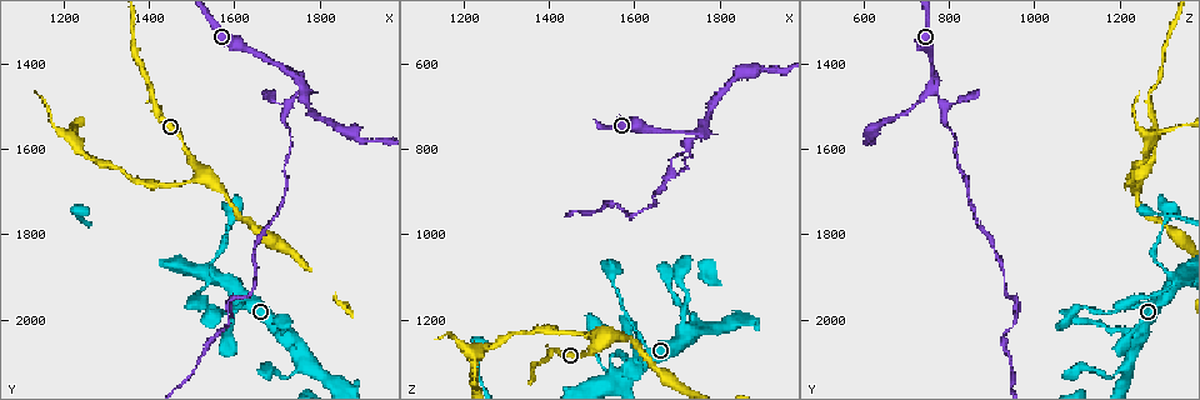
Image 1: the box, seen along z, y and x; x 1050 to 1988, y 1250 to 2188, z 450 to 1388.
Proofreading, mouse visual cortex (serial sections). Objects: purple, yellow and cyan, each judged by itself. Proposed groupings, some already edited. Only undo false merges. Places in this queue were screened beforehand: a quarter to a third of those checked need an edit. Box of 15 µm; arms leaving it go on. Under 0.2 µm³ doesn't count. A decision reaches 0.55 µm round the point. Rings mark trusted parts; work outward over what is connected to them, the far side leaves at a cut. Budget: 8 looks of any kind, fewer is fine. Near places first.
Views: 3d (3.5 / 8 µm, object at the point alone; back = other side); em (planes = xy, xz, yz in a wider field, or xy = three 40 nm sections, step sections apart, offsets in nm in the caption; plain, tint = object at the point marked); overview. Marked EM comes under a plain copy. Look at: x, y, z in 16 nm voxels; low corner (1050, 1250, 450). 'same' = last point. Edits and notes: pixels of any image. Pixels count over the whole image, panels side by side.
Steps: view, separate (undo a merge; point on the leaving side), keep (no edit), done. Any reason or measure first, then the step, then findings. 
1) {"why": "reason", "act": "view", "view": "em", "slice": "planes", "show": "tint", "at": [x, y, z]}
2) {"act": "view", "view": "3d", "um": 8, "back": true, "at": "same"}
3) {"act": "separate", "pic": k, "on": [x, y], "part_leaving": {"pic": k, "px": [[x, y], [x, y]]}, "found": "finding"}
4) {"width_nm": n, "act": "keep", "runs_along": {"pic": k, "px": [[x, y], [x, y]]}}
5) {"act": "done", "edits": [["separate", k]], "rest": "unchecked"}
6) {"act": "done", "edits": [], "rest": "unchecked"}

{"why": "sudden change in width", "act": "view", "view": "3d", "um": 8, "at": [1545, 1880, 1300]}

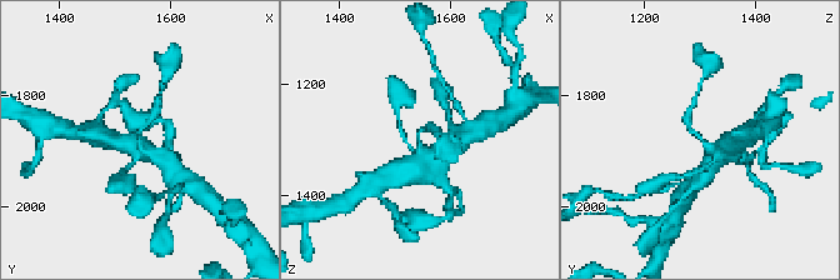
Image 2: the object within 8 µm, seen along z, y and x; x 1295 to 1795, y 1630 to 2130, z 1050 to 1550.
{"arm_widths_nm": [200, 450], "act": "view", "view": "em", "slice": "xy", "step": 3, "show": "tint", "at": [1540, 1880, 1300]}

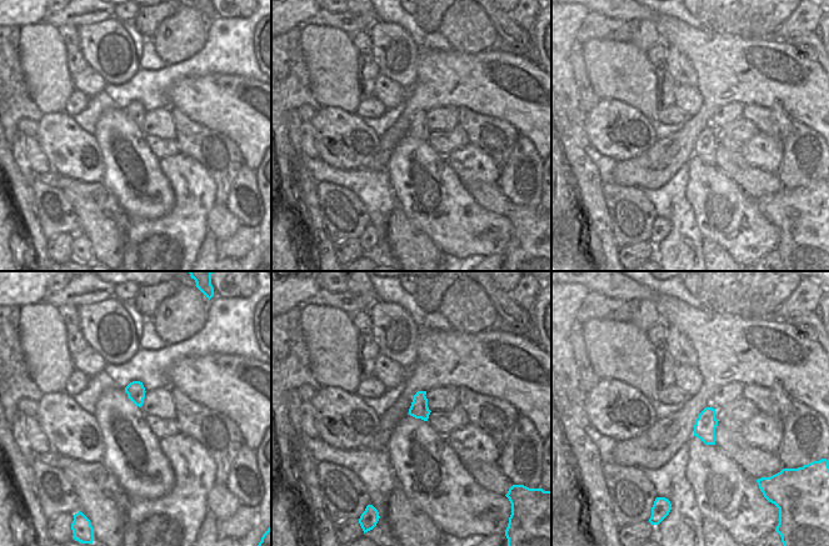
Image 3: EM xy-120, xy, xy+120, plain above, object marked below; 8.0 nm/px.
{"act": "keep", "runs_along": {"pic": 2, "px": [[719, 155], [690, 129], [690, 110]]}, "found": "one cell here"}

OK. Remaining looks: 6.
{"why": "small branch off a trunk", "act": "view", "view": "3d", "um": 3.5, "at": [1525, 1655, 1250]}

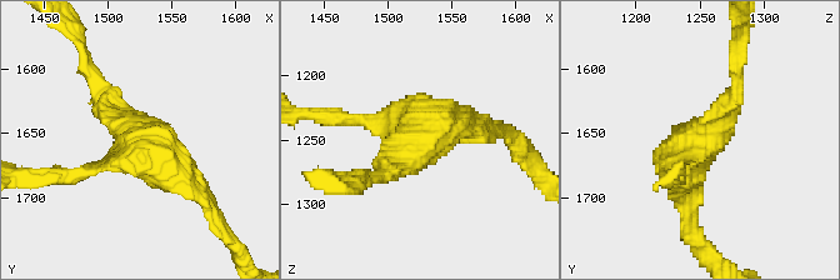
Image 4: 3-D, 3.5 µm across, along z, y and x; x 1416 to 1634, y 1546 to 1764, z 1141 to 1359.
{"why": "need the tissue", "act": "view", "view": "em", "slice": "xy", "step": 1, "show": "tint", "at": [1520, 1656, 1250]}

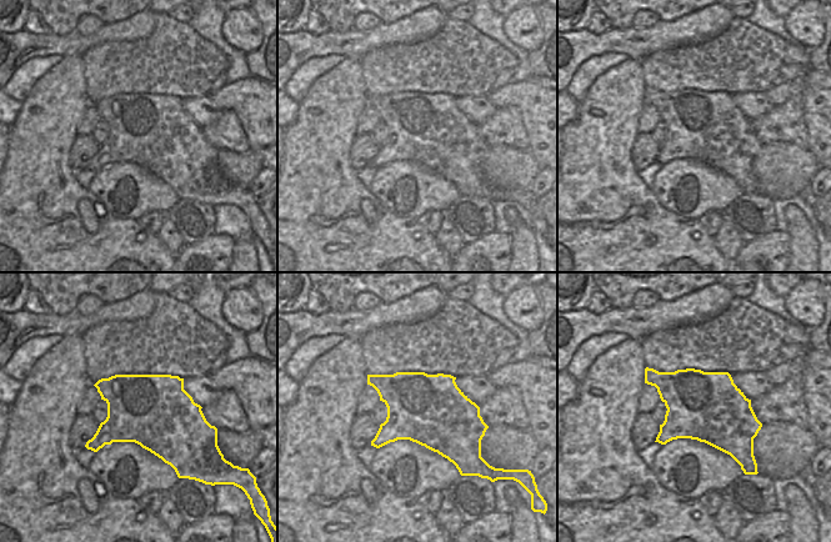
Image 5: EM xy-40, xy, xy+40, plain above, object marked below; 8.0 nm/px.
{"act": "separate", "pic": 4, "on": [338, 111], "part_leaving": {"pic": 4, "px": [[394, 129], [313, 115]]}, "found": "two cells meet here"}

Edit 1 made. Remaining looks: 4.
{"why": "branch point", "act": "view", "view": "3d", "um": 3.5, "at": [1765, 1455, 765]}

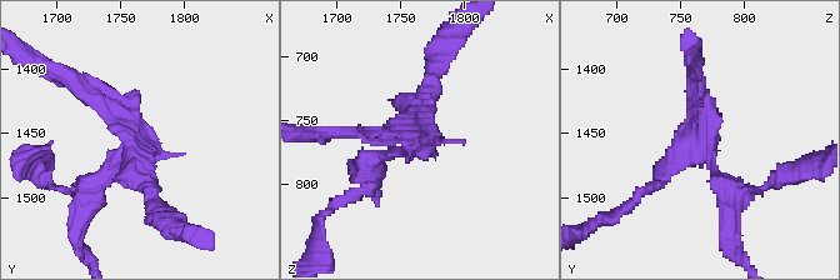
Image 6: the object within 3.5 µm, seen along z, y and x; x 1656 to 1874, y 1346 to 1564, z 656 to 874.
{"why": "now the EM", "act": "view", "view": "em", "slice": "xy", "step": 1, "show": "tint", "at": [1762, 1460, 762]}

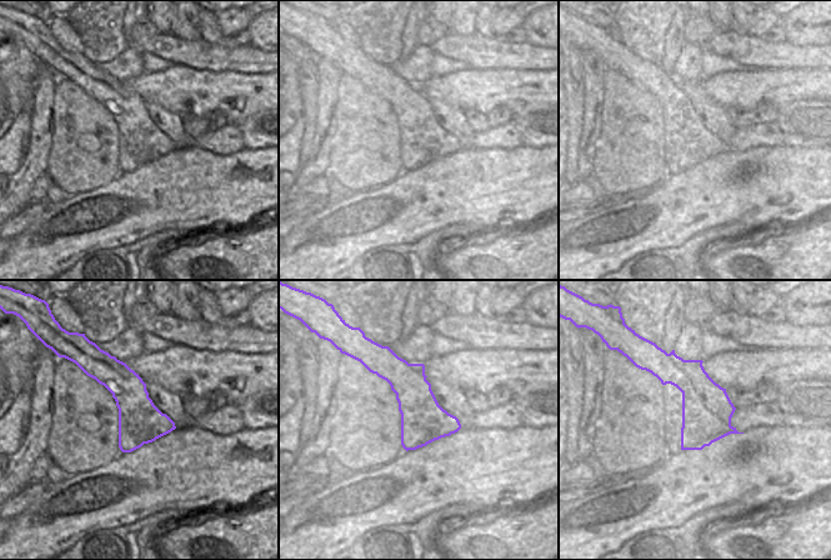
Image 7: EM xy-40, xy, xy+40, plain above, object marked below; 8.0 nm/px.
{"width_nm": 360, "act": "separate", "pic": 6, "on": [381, 169], "part_leaving": {"pic": 6, "px": [[405, 150], [378, 154], [363, 176]]}, "found": "a second cell is stuck on"}

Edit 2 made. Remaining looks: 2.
{"act": "done", "edits": [["separate", 4], ["separate", 6]], "rest": "unchecked"}

